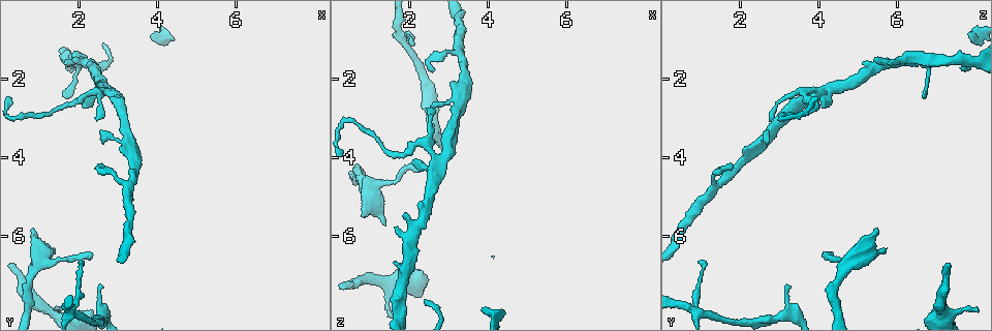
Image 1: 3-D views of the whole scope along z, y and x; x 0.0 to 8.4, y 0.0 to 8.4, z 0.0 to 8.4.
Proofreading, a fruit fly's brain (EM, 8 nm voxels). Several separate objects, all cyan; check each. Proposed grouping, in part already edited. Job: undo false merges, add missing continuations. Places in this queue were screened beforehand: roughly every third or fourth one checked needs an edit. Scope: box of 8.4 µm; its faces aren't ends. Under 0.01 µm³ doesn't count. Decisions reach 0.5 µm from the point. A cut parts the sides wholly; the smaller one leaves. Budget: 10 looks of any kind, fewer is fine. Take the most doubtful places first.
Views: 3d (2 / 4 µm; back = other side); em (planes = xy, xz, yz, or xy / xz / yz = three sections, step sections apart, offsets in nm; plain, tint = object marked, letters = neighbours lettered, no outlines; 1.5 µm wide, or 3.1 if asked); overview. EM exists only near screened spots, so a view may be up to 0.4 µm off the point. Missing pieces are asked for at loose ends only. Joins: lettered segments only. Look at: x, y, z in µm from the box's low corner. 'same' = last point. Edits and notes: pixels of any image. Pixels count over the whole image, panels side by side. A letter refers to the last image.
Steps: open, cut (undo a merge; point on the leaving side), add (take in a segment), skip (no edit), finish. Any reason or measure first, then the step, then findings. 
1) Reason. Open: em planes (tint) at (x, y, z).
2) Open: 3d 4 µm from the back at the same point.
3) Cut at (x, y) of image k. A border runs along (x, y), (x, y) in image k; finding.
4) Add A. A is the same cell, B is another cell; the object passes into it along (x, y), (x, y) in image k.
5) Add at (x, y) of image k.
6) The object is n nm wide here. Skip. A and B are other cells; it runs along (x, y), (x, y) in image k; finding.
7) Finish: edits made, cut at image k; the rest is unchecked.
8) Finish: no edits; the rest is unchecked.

An open end. Open: em planes (letters) at (1.60, 1.55, 5.75).

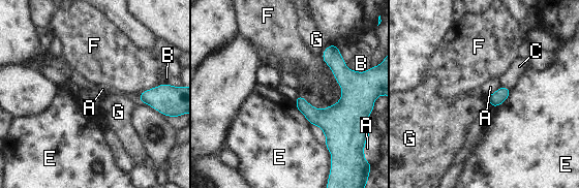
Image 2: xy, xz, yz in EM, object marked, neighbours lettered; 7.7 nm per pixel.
Skip. A, B, C, E, F and G are other cells; a border runs along (298, 93), (316, 108), (327, 106) in image 2; no lettered segment goes on from it.

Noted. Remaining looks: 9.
Four-way junction. Open: em xy step 4 (tint) at (2.65, 2.30, 4.30).

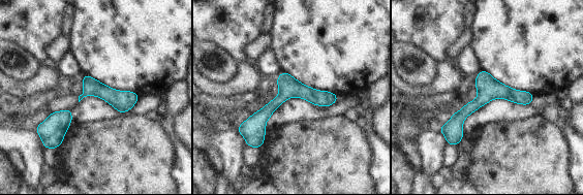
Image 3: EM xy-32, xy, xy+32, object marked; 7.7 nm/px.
Another direction. Open: em planes (letters) at the same point.

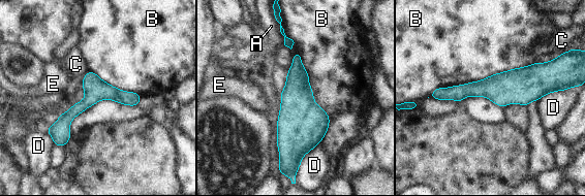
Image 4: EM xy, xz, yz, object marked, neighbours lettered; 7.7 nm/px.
The object is 180 nm wide here. Skip. A, B, C, D and E are other cells; it runs along (555, 88), (478, 88), (433, 95) in image 4; continuous, no second neuron.

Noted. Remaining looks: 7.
An open end. Open: em planes (letters) at (1.35, 6.35, 5.70).

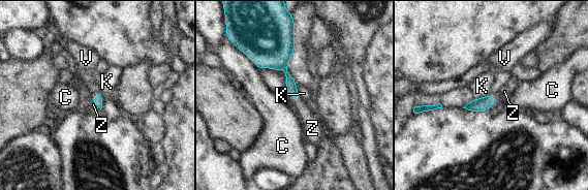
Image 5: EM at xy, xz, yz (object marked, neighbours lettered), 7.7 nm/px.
Add at (500, 98) of image 5. Z is the same cell, C, K and V are other cells; the object passes into it along (485, 103), (493, 103), (500, 98) in image 5; it goes on there.

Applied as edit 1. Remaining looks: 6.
Open: overview.

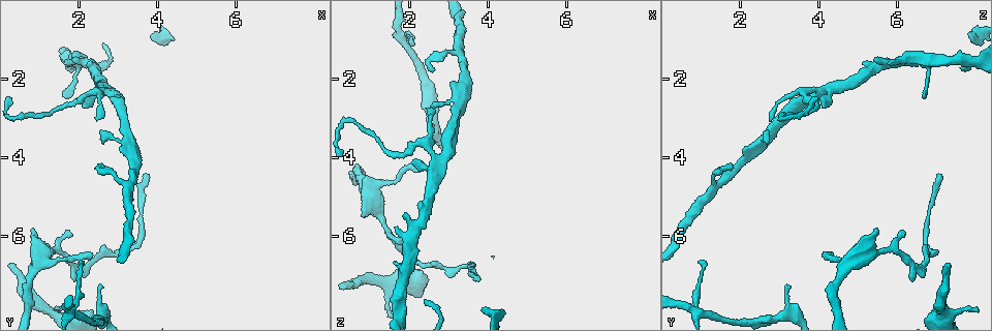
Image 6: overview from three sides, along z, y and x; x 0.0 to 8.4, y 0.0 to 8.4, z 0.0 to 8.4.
Open: 3d 2 µm at (2.30, 6.50, 4.15).

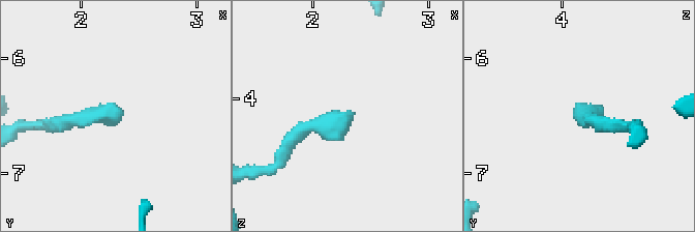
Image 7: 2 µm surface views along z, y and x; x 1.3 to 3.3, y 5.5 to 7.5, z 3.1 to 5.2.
Open: em planes (tint) at (2.32, 6.50, 4.12).

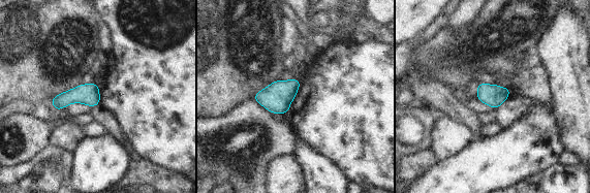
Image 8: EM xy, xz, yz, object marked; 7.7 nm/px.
What lies round it. Open: em planes (letters) at the same point.

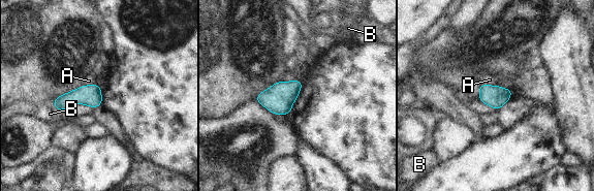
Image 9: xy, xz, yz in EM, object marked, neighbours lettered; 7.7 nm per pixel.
The object is 160 nm wide here. Skip. A and B are other cells; a border runs along (481, 83), (496, 85) in image 9; none of them fits.

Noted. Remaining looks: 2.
Finish: edits made, add at image 5; the rest is unchecked.

